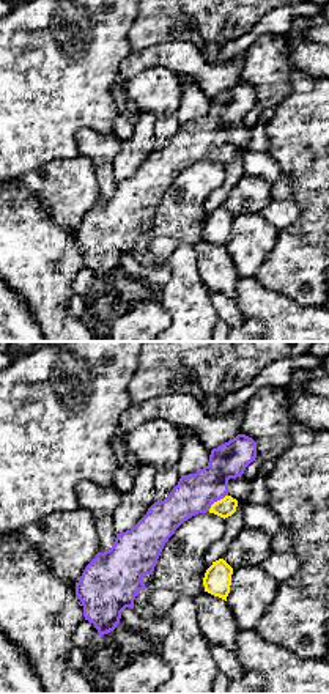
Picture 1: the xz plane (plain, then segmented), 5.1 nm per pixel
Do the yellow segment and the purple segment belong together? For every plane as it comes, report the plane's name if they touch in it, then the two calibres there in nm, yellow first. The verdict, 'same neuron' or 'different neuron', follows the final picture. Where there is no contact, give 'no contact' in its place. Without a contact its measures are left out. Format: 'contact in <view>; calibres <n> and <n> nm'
contact in xz; calibres 100 and 200 nm

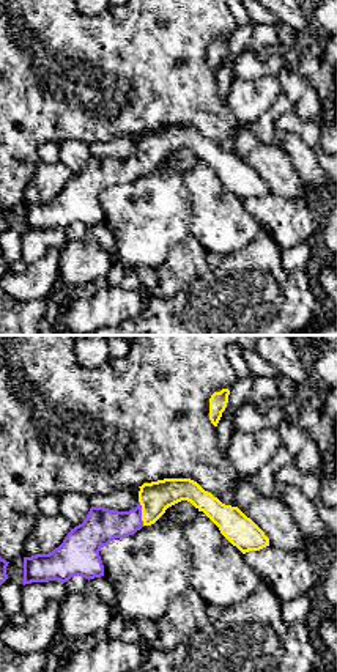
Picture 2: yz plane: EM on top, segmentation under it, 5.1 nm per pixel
contact in yz; calibres 160 and 190 nm

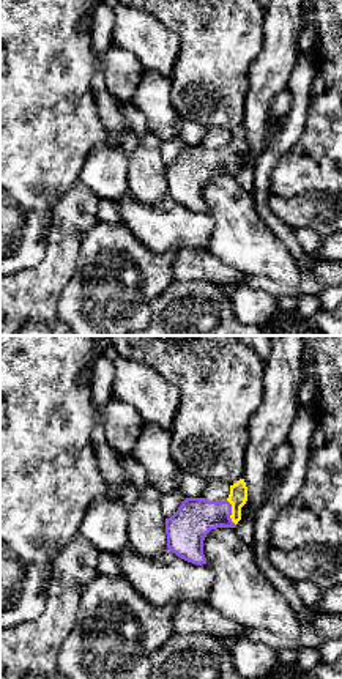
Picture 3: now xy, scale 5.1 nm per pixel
contact in xy; calibres 100 and 200 nm

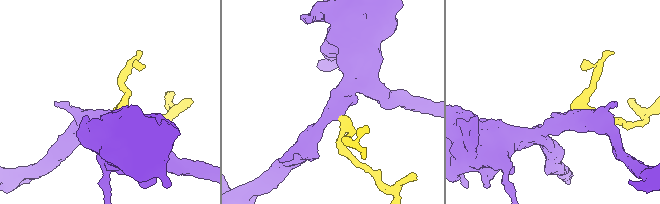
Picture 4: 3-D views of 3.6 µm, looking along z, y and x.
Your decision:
same neuron

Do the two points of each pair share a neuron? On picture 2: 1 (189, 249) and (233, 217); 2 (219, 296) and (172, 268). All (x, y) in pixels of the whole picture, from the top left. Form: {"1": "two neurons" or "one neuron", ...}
{"1": "two neurons", "2": "two neurons"}

